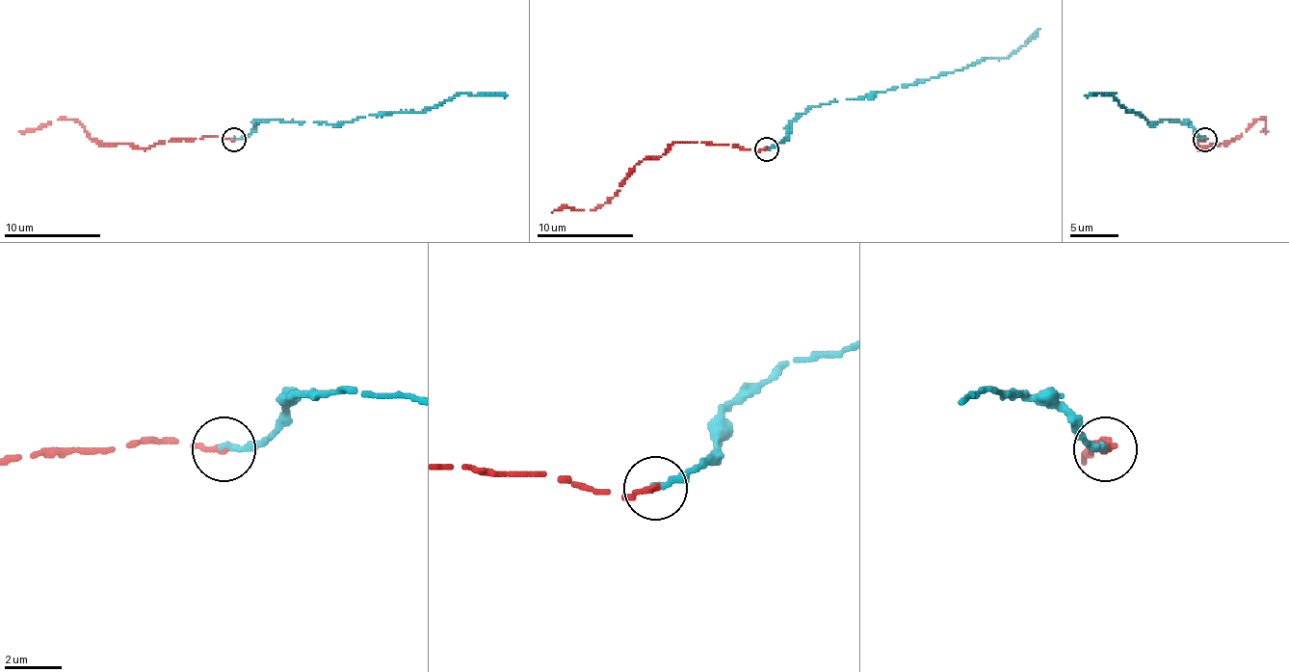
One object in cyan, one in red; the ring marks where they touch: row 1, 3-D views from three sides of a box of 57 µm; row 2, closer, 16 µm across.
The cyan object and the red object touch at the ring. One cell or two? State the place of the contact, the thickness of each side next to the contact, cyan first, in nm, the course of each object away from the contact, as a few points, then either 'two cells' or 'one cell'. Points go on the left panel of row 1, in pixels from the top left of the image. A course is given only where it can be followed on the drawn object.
place (233, 139); calibres 220 and 220 nm; course cyan (231, 139), (244, 139), (258, 121), (277, 120), (340, 124), (359, 117), (430, 110), (460, 93), (507, 95); course red (234, 139), (176, 139), (143, 148), (128, 144), (94, 141), (70, 120), (58, 120), (37, 129), (19, 131); one cell

